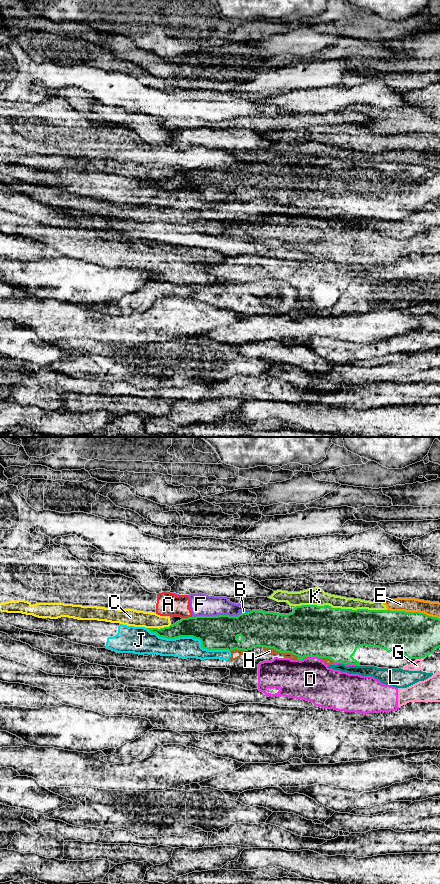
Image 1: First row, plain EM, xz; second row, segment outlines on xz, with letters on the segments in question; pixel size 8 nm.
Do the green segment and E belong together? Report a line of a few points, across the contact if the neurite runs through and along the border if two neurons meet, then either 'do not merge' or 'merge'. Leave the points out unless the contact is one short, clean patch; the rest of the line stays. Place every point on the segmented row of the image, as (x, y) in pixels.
do not merge

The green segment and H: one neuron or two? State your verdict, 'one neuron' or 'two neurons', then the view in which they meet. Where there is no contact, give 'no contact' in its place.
two neurons; contact in xz

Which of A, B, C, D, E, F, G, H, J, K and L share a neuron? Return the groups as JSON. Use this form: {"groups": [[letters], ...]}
{"groups": [["A", "B", "F"], ["C"], ["D", "G"], ["E", "K"], ["H", "J", "L"]]}

